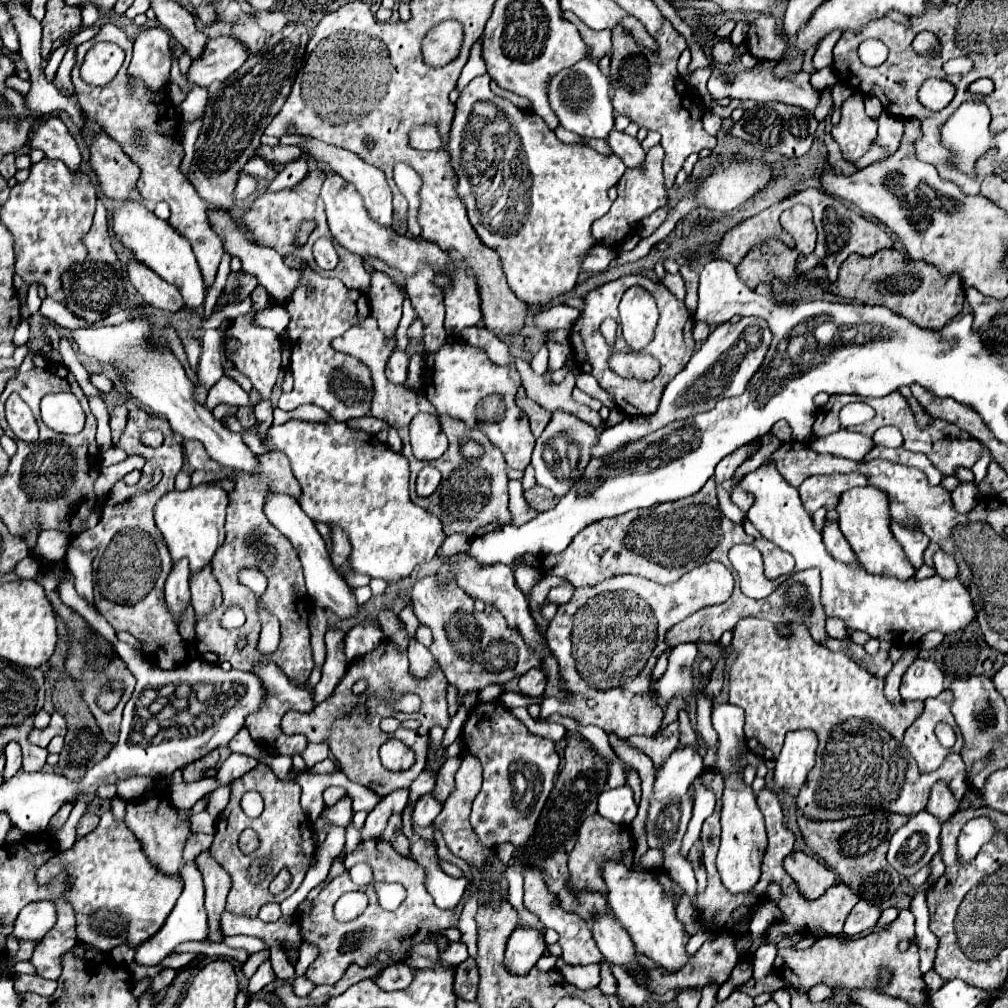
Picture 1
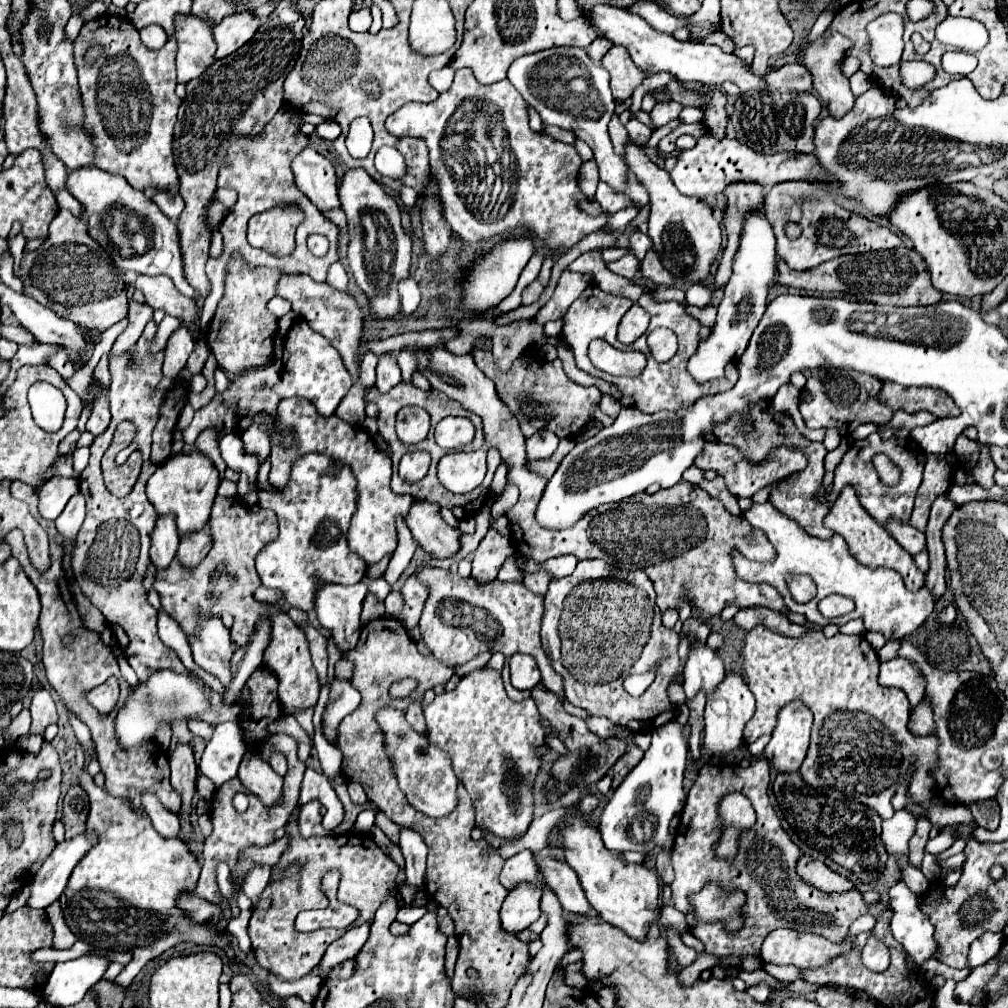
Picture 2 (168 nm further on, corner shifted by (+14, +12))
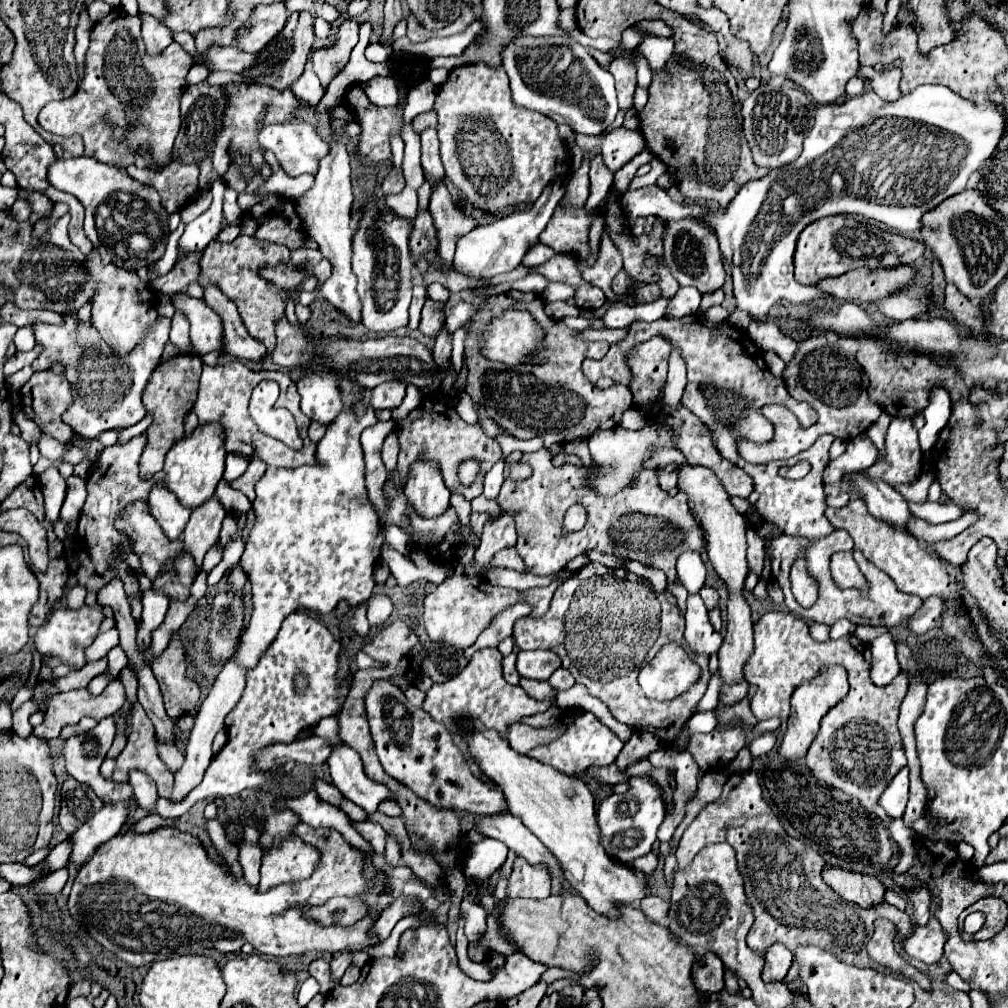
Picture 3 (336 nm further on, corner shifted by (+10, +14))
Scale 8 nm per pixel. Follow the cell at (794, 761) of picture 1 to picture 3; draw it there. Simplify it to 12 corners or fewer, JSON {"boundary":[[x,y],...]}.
{"boundary":[[824,666],[792,694],[780,756],[804,758],[820,720],[846,696],[846,670]]}

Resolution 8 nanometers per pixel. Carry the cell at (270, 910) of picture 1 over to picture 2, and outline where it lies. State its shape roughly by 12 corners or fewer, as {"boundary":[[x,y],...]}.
{"boundary":[[258,866],[246,876],[242,890],[258,904],[270,882],[270,866]]}

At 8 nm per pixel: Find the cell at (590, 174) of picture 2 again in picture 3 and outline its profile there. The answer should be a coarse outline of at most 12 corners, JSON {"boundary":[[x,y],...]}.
{"boundary":[[604,236],[596,262],[582,272],[586,282],[618,300],[610,282],[622,270],[622,256]]}

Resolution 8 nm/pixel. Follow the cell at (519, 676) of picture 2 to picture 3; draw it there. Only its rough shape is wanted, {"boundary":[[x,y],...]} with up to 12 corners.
{"boundary":[[552,650],[518,652],[518,674],[548,680],[560,658]]}

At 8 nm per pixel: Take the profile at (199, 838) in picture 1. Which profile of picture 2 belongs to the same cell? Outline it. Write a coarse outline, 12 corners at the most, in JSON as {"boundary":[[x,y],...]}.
{"boundary":[[152,794],[142,806],[156,832],[174,838],[180,832],[178,814],[168,812]]}

